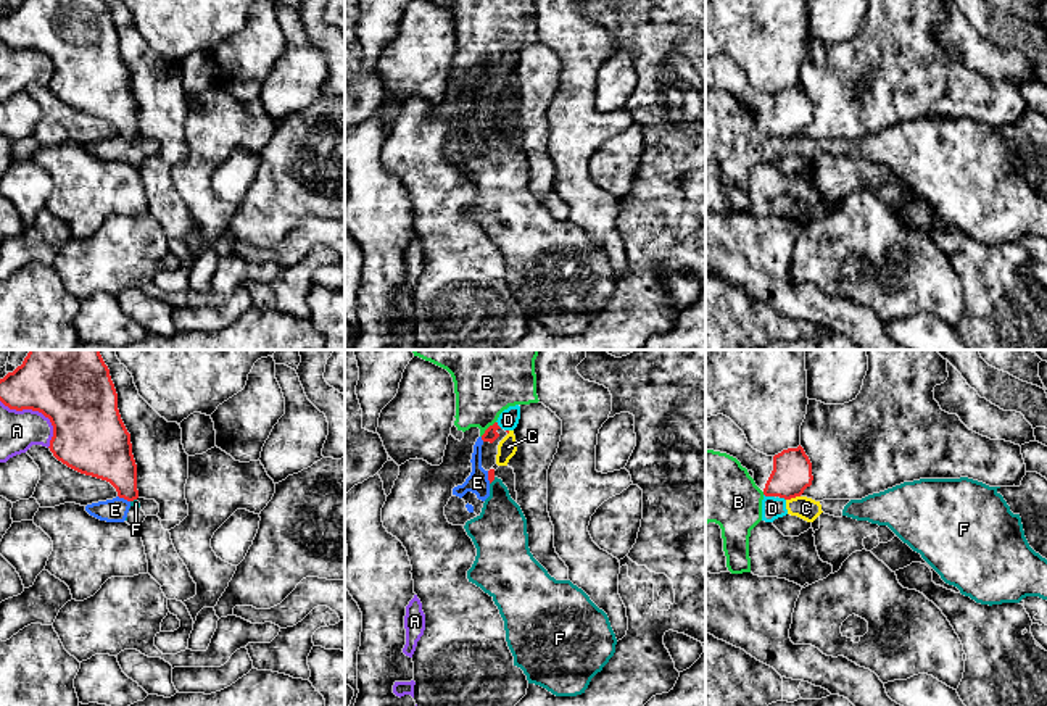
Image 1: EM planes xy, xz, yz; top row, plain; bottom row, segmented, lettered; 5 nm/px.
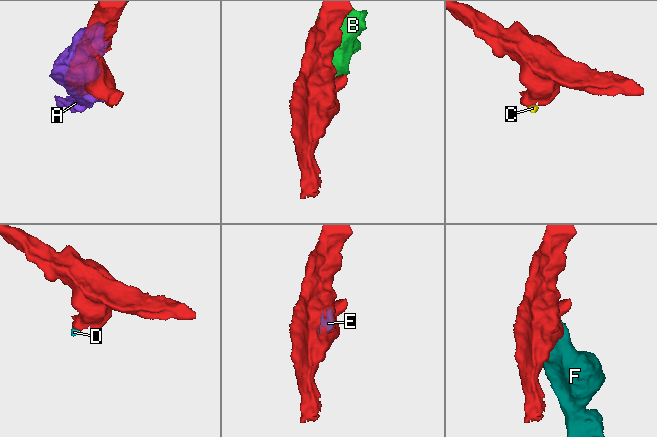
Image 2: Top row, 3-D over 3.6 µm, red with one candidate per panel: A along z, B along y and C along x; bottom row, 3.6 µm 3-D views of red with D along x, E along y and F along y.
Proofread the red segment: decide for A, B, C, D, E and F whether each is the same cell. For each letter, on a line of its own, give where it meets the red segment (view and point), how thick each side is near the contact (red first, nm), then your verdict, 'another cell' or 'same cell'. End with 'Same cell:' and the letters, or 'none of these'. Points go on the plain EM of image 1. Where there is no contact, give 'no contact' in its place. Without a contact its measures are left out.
A: contact xy (37, 49); calibres 360 and 190 nm; another cell
B: contact xz (487, 68); calibres 70 and 280 nm; another cell
C: contact yz (793, 136); calibres 200 and 110 nm; another cell
D: contact yz (769, 134); calibres 200 and 110 nm; another cell
E: contact xy (124, 137); calibres 260 and 120 nm; another cell
F: contact xz (493, 118); calibres 30 and 260 nm; another cell
Same cell: none of these

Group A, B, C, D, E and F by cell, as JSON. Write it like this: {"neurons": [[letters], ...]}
{"neurons": [["A"], ["B", "C", "D", "E", "F"]]}

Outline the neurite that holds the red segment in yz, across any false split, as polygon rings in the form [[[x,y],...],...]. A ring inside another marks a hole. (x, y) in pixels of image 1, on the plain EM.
[[[706,55],[706,89],[726,92],[754,111],[765,135],[791,139],[812,124],[812,102],[804,87],[788,87],[775,95],[754,89],[744,71],[726,55]]]

